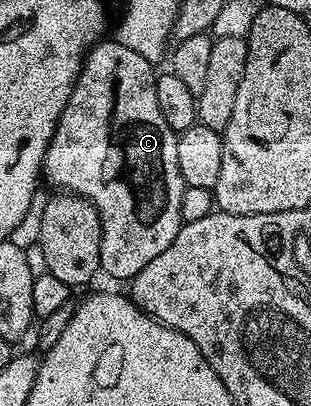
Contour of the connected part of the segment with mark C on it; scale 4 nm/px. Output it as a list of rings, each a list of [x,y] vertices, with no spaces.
[[[102,40],[90,47],[86,61],[82,64],[82,71],[78,74],[78,79],[74,82],[74,91],[56,124],[56,132],[48,144],[48,152],[42,161],[42,174],[51,182],[52,185],[58,186],[59,191],[79,194],[82,198],[87,198],[96,208],[100,216],[102,225],[102,239],[100,240],[100,260],[102,261],[101,273],[111,274],[114,278],[123,278],[129,280],[136,277],[140,268],[148,264],[148,260],[153,260],[176,240],[176,232],[183,226],[183,220],[180,216],[180,200],[182,199],[183,185],[180,176],[180,167],[176,164],[176,140],[178,134],[172,128],[168,128],[168,120],[160,113],[160,104],[156,101],[156,77],[155,67],[140,52],[132,52],[132,48],[124,48],[124,44],[113,40]]]

